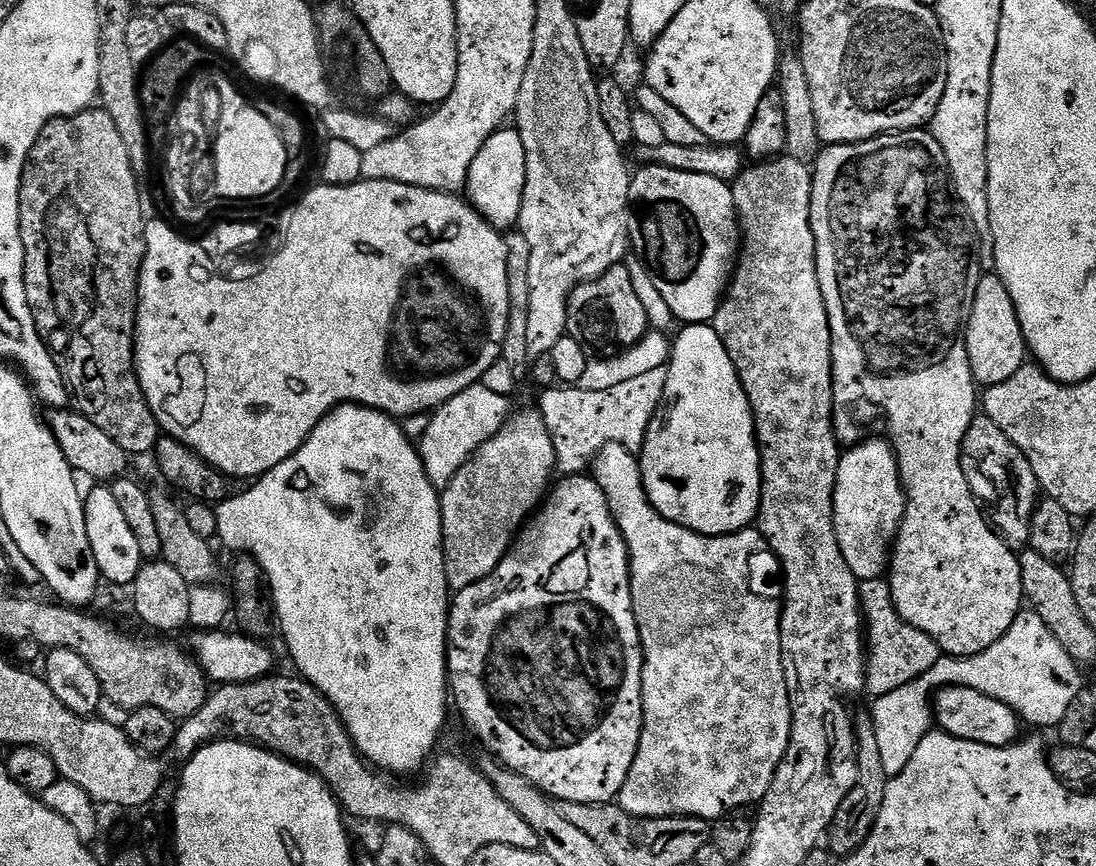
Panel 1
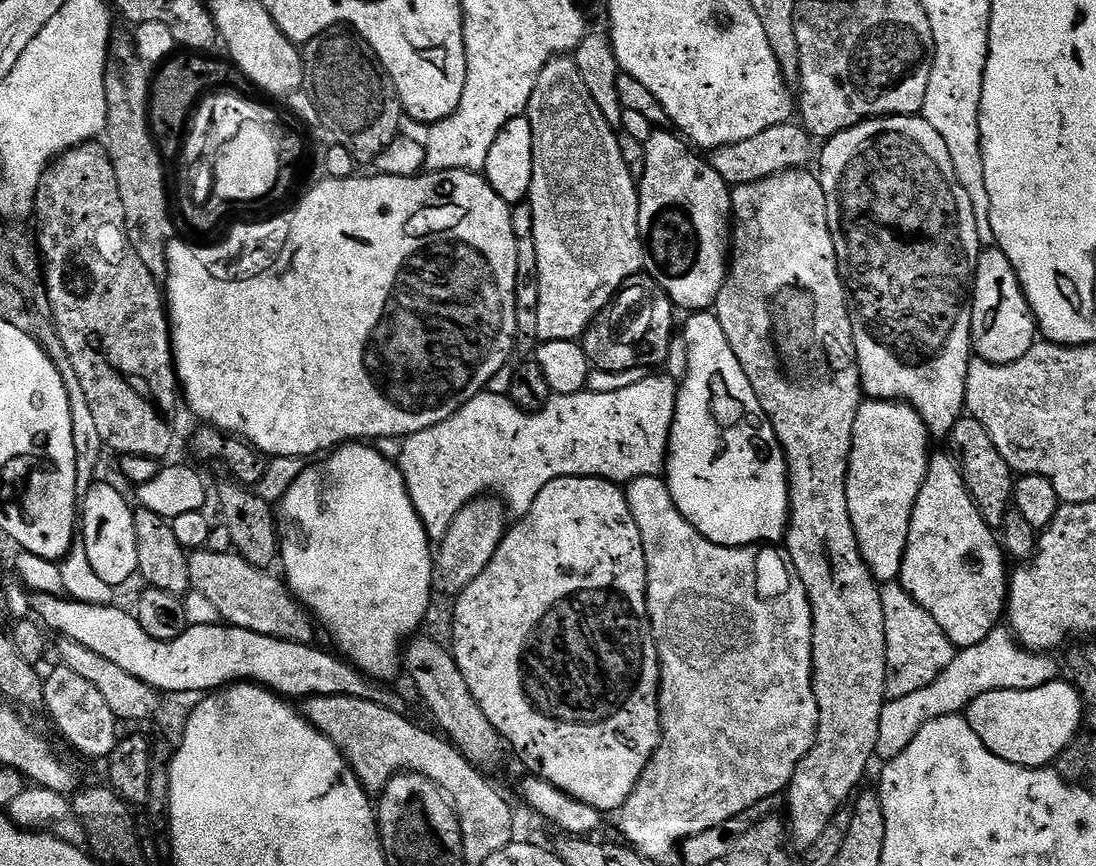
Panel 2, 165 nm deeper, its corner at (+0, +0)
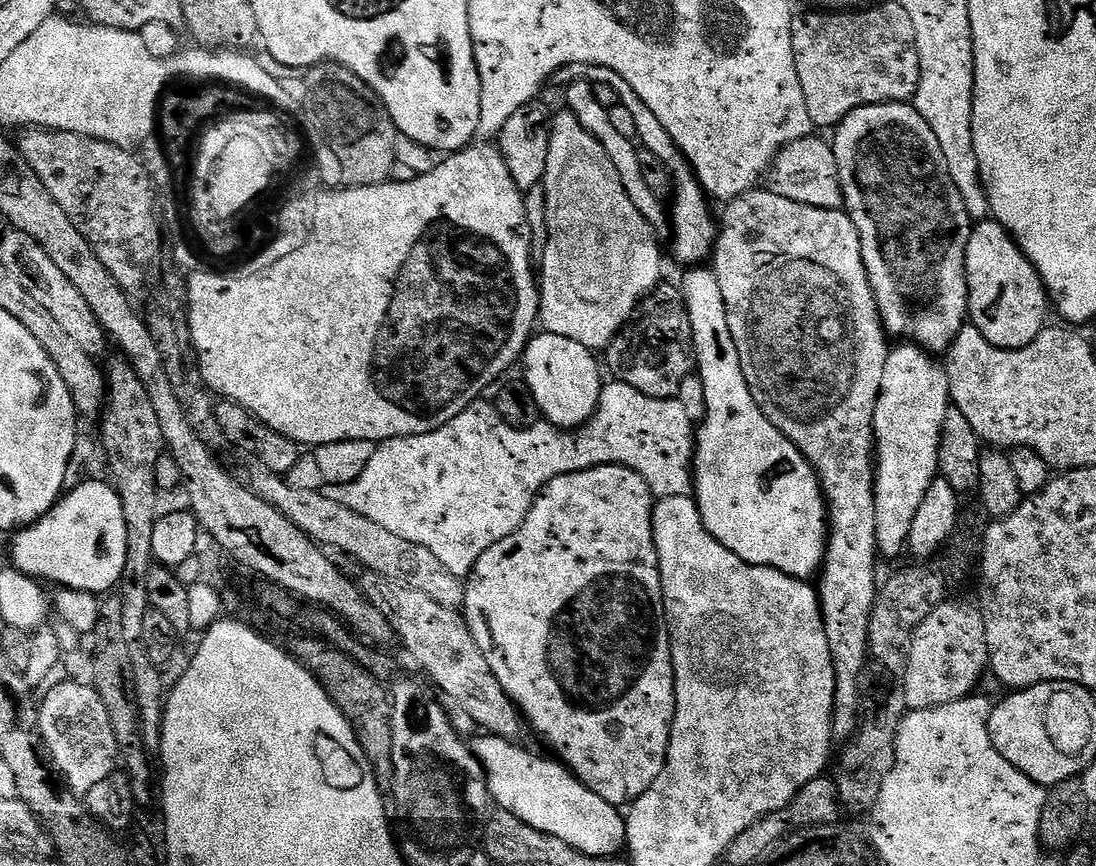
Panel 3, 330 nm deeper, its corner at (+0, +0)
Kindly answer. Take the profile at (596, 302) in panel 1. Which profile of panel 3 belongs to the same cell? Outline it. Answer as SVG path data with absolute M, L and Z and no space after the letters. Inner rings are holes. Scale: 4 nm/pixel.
M667 282L657 284L643 301L639 315L608 343L606 355L608 368L619 383L634 386L650 398L675 398L682 382L694 372L692 327L683 291Z

